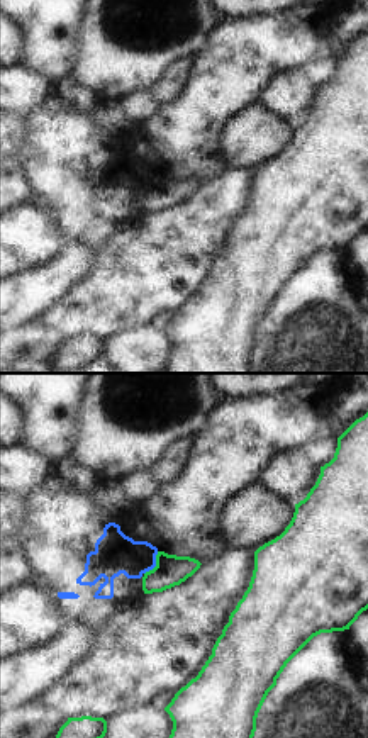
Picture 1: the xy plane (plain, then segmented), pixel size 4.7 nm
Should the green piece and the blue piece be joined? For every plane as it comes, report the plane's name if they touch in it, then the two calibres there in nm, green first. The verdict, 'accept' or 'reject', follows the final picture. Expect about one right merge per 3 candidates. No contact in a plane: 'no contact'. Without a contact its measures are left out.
contact in xy; calibres 150 and 200 nm

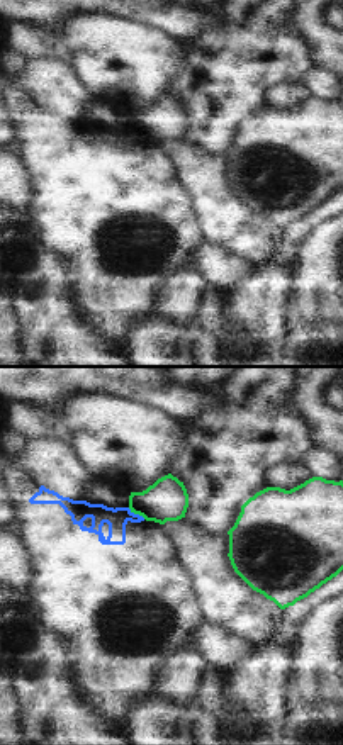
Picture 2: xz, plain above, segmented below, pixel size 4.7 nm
contact in xz; calibres 200 and 100 nm

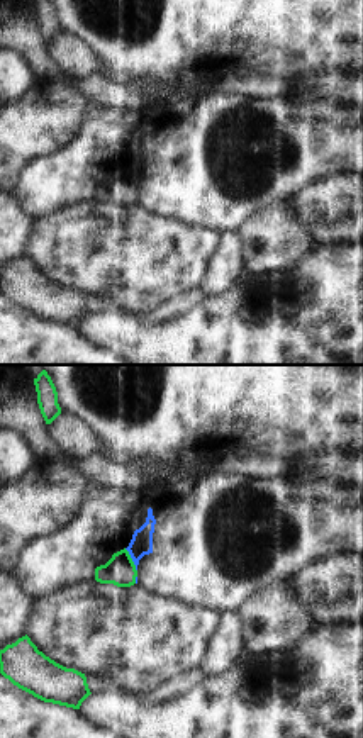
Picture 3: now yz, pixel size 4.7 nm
contact in yz; calibres 140 and 110 nm

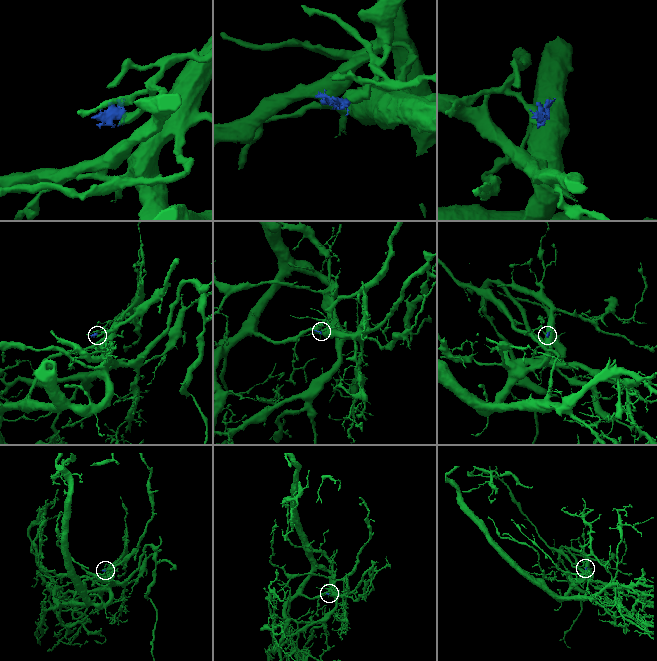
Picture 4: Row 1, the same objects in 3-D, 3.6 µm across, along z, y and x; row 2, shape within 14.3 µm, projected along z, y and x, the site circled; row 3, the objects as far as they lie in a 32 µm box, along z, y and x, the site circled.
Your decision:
reject

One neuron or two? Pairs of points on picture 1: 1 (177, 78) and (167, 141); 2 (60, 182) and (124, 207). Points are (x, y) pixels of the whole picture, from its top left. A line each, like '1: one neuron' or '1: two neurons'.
1: two neurons
2: one neuron

